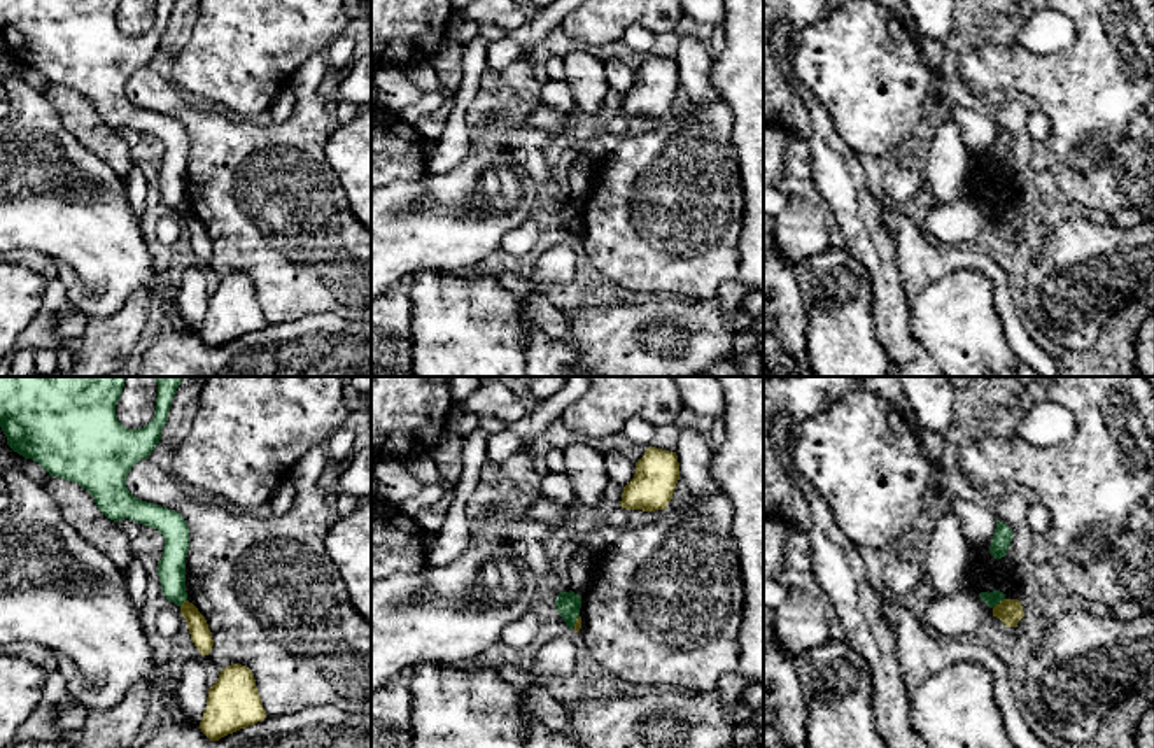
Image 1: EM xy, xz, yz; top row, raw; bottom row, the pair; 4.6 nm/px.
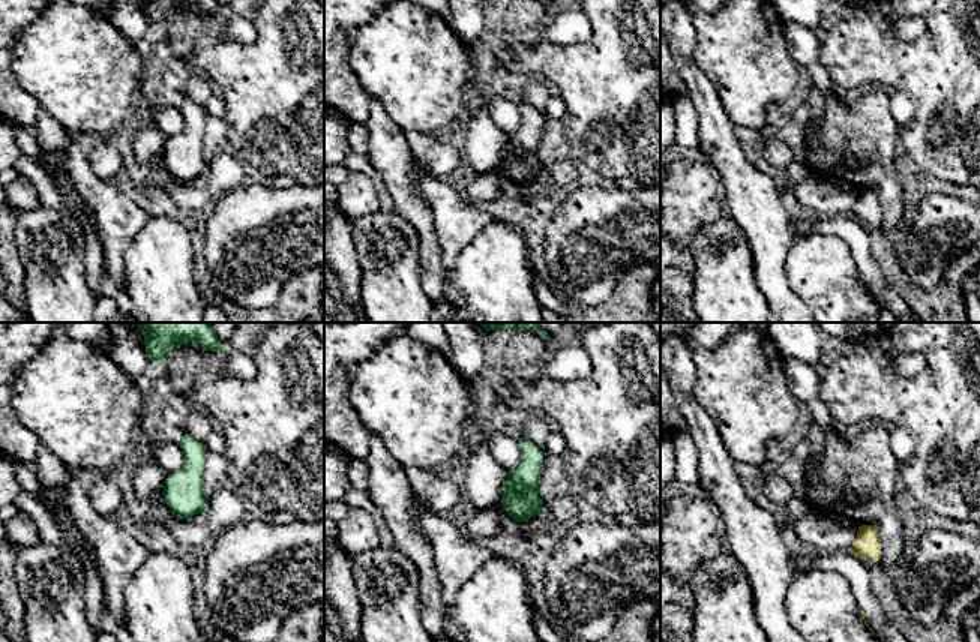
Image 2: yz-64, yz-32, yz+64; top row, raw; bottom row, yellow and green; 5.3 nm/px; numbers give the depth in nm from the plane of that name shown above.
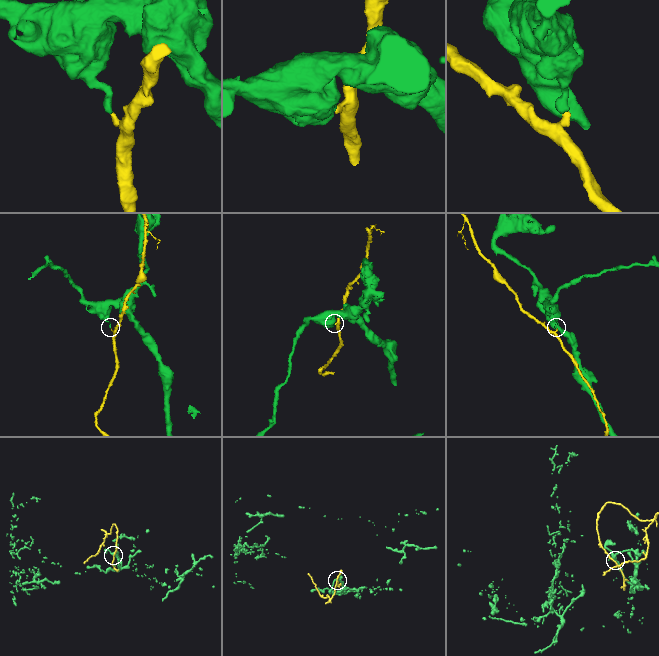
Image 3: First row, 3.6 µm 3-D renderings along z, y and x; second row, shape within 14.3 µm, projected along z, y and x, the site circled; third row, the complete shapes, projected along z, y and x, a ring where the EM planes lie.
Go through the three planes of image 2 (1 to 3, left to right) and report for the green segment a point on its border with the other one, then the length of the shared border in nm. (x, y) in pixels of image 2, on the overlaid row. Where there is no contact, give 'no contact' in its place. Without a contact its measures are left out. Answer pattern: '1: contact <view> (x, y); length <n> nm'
1: no contact
2: no contact
3: no contact

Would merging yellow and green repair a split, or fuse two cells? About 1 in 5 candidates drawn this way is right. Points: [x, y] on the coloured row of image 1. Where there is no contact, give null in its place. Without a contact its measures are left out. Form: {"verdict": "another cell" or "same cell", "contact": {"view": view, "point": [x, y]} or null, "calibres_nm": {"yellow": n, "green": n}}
{"verdict": "another cell", "contact": {"view": "yz", "point": [1000, 603]}, "calibres_nm": {"yellow": 110, "green": 70}}

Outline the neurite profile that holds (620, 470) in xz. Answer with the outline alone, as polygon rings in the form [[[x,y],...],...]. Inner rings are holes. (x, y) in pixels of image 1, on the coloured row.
[[[609,450],[604,454],[606,471],[611,482],[625,487],[636,473],[636,464],[618,450]]]

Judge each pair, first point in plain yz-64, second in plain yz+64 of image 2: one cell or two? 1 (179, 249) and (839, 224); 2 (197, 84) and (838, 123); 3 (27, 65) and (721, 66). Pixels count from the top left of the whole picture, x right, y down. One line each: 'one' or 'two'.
1: two
2: one
3: one

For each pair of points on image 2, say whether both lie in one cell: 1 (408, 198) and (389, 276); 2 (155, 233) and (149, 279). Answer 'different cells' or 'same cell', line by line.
1: different cells
2: same cell

